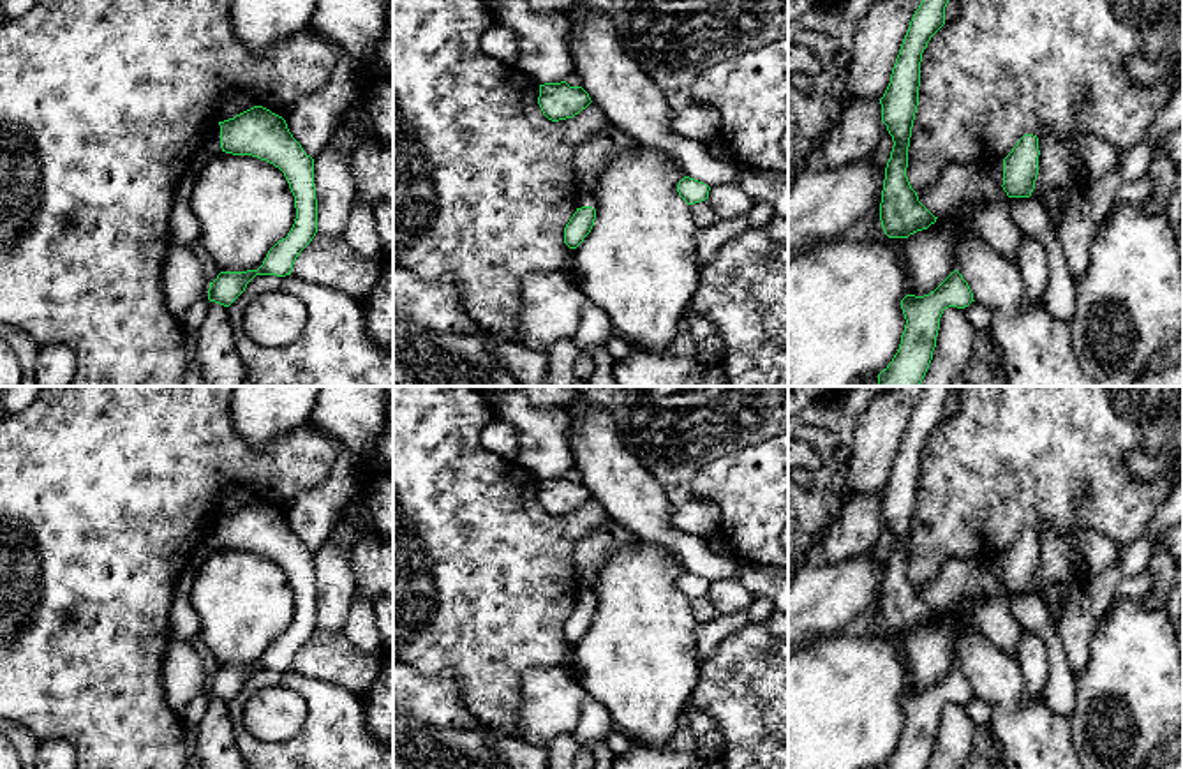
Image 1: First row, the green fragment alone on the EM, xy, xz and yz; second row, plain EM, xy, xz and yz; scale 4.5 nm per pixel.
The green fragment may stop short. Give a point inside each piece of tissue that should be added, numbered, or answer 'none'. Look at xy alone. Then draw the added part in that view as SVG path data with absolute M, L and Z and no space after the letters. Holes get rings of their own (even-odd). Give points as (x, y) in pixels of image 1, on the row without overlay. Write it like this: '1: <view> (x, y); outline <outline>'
1: xy (203, 551); outline M220 520L215 522L208 538L196 549L187 566L192 570L199 570L201 564L208 559L213 549L220 547Z

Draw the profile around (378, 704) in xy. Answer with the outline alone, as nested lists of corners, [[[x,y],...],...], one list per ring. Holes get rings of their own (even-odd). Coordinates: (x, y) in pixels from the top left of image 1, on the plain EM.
[[[393,651],[383,653],[381,672],[363,697],[363,711],[370,732],[393,744]]]

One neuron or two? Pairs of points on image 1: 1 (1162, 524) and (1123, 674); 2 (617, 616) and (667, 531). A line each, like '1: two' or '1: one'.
1: two
2: two

